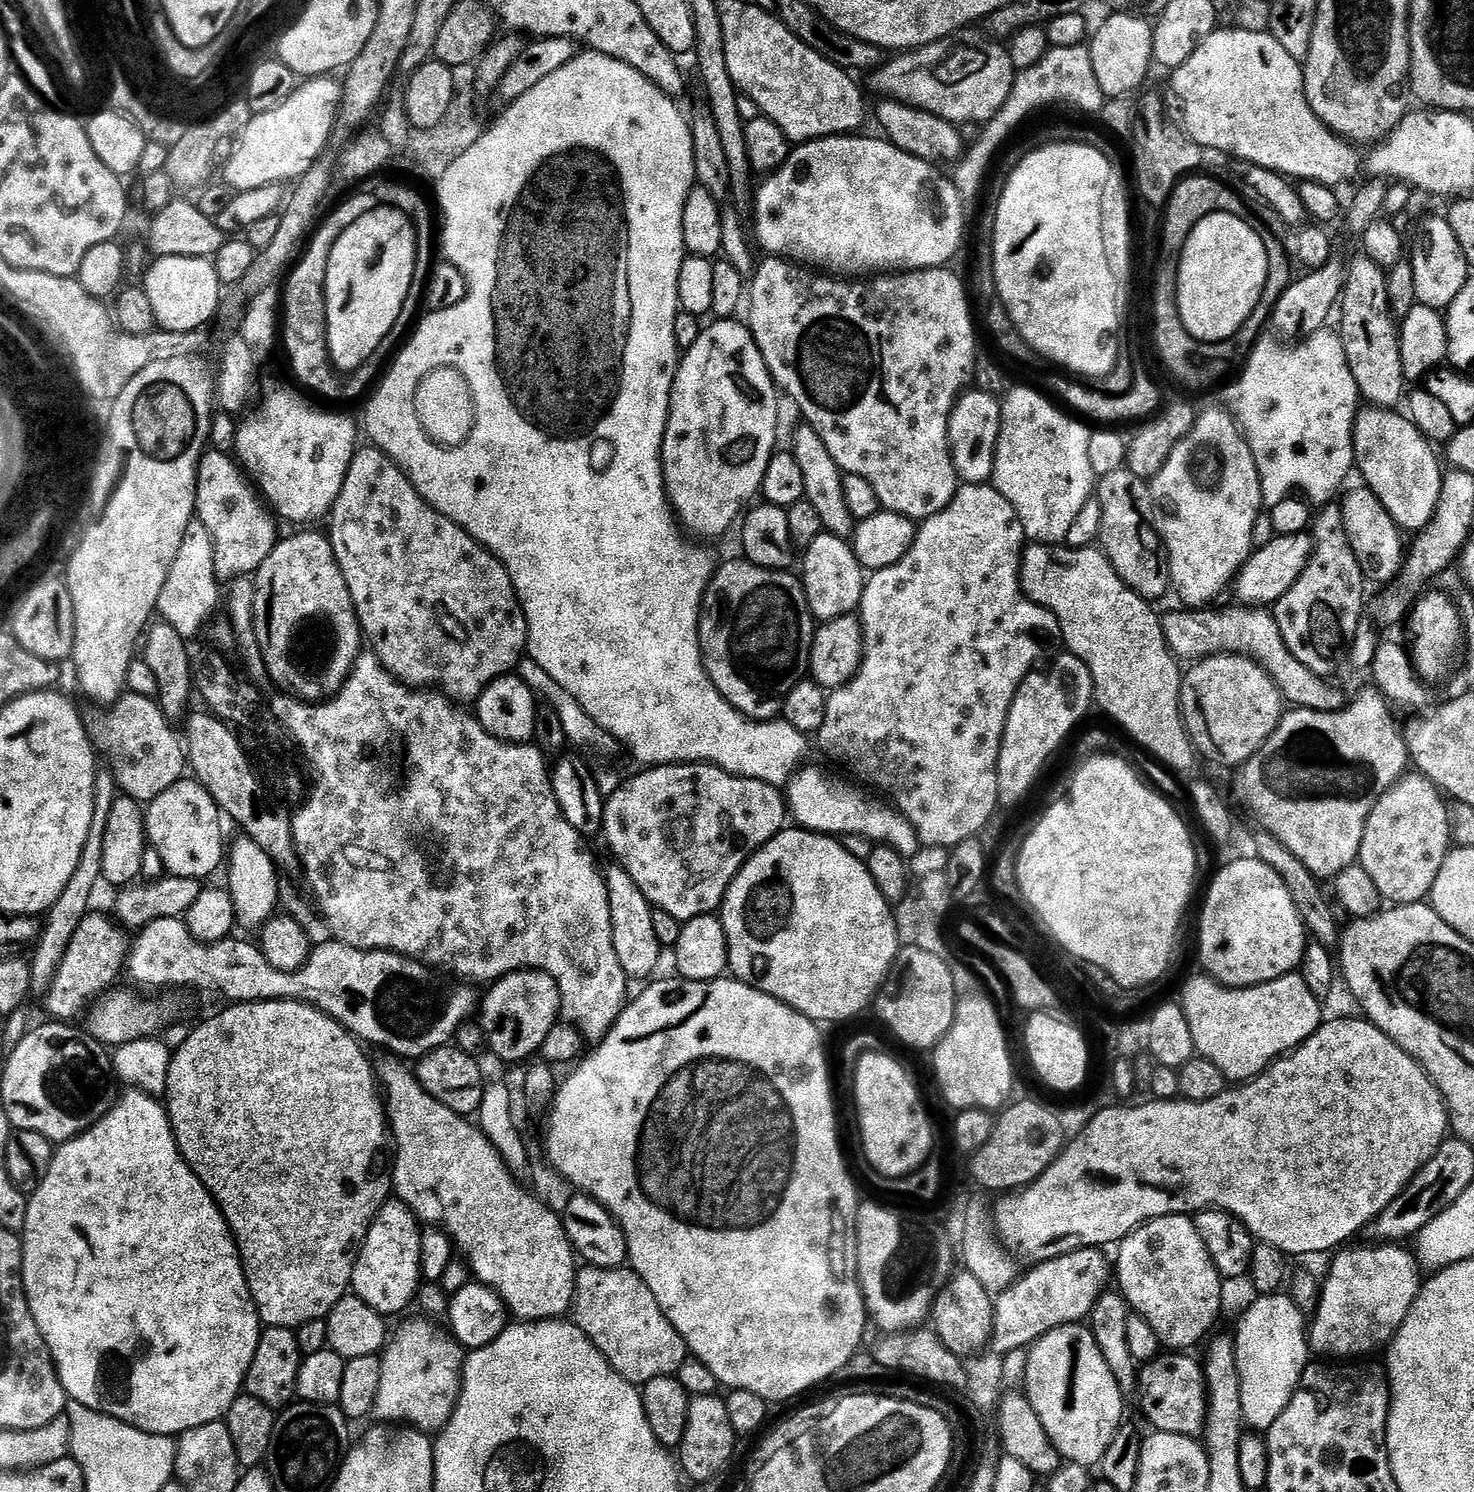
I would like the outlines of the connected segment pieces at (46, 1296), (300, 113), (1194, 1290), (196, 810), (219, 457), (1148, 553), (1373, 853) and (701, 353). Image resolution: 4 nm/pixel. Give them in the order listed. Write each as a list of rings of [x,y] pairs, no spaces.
[[[128,1090],[125,1093],[103,1120],[75,1140],[65,1140],[53,1151],[50,1170],[46,1178],[42,1178],[42,1186],[31,1193],[22,1233],[24,1293],[30,1314],[34,1314],[38,1330],[42,1330],[42,1338],[56,1363],[56,1373],[69,1400],[77,1400],[82,1406],[90,1406],[90,1410],[118,1418],[143,1432],[178,1438],[186,1430],[227,1417],[230,1406],[242,1394],[250,1362],[254,1362],[262,1321],[248,1289],[240,1249],[236,1247],[216,1199],[182,1158],[168,1120],[167,1107],[157,1097],[144,1092]]]
[[[308,78],[299,85],[298,90],[282,106],[266,112],[257,112],[244,131],[231,145],[232,153],[224,164],[224,180],[233,193],[258,190],[262,186],[296,182],[325,155],[324,147],[333,139],[337,111],[341,104],[342,84],[336,78]]]
[[[1177,1214],[1175,1216],[1163,1216],[1157,1220],[1149,1220],[1147,1224],[1137,1228],[1124,1240],[1121,1240],[1118,1245],[1116,1260],[1114,1256],[1114,1280],[1118,1285],[1119,1291],[1122,1293],[1125,1300],[1128,1301],[1128,1307],[1135,1315],[1146,1318],[1146,1322],[1150,1322],[1150,1327],[1154,1329],[1154,1334],[1158,1334],[1161,1345],[1168,1350],[1192,1350],[1192,1347],[1211,1330],[1216,1324],[1216,1319],[1220,1316],[1220,1307],[1224,1304],[1224,1287],[1225,1281],[1222,1279],[1220,1271],[1214,1266],[1214,1262],[1210,1258],[1210,1254],[1206,1250],[1206,1242],[1202,1242],[1202,1234],[1198,1234],[1196,1229],[1195,1219],[1189,1218],[1184,1214]]]
[[[185,778],[146,805],[144,829],[151,851],[161,855],[167,875],[204,882],[219,868],[221,871],[226,860],[224,828],[220,820],[222,813],[216,799],[197,780]]]
[[[208,450],[200,459],[200,473],[196,479],[196,510],[199,523],[204,524],[214,538],[216,578],[221,582],[236,582],[251,577],[276,549],[277,521],[253,481],[229,453]]]
[[[1127,466],[1114,470],[1114,474],[1099,477],[1094,489],[1095,499],[1102,506],[1102,526],[1100,527],[1099,547],[1108,555],[1108,561],[1118,570],[1118,578],[1130,586],[1141,598],[1149,602],[1157,602],[1170,592],[1168,574],[1168,551],[1164,548],[1164,539],[1158,534],[1152,523],[1152,499],[1148,489],[1149,481],[1138,478]]]
[[[1405,774],[1393,788],[1382,794],[1374,810],[1370,810],[1370,818],[1362,834],[1358,864],[1370,874],[1378,888],[1378,894],[1389,905],[1419,904],[1429,899],[1434,878],[1438,878],[1438,870],[1442,870],[1442,862],[1448,857],[1450,845],[1453,843],[1450,808],[1447,803],[1444,805],[1443,799],[1445,800],[1445,797],[1441,789],[1427,776]]]
[[[732,318],[712,322],[701,331],[698,342],[683,353],[672,387],[662,446],[664,489],[669,497],[680,496],[680,501],[675,501],[675,511],[683,514],[700,508],[700,524],[712,536],[726,531],[736,519],[737,523],[745,509],[757,499],[755,496],[764,486],[766,466],[778,448],[776,431],[780,428],[781,393],[751,331],[736,322]]]

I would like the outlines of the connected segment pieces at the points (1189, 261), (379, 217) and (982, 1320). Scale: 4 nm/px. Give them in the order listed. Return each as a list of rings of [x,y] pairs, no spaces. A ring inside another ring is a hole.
[[[1214,212],[1202,218],[1194,226],[1178,257],[1180,271],[1176,273],[1176,297],[1180,317],[1194,339],[1201,340],[1204,344],[1231,341],[1244,323],[1253,319],[1254,313],[1260,307],[1264,288],[1268,285],[1268,255],[1264,237],[1259,231],[1256,233],[1247,222],[1243,216],[1231,216],[1224,212]]]
[[[379,206],[370,214],[363,215],[334,242],[324,283],[328,319],[327,357],[333,369],[355,374],[367,360],[373,359],[380,352],[386,334],[392,332],[398,318],[404,315],[406,298],[413,295],[416,250],[416,225],[412,217],[396,207],[387,206]]]
[[[967,1270],[955,1273],[948,1281],[947,1287],[936,1298],[931,1319],[936,1320],[934,1331],[946,1348],[961,1358],[971,1358],[981,1355],[992,1343],[994,1330],[994,1303],[993,1293],[987,1292],[974,1278],[974,1274]]]

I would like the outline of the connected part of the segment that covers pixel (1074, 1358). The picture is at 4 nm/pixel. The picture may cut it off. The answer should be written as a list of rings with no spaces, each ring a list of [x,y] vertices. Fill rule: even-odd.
[[[1083,1323],[1058,1326],[1037,1340],[1028,1352],[1028,1365],[1024,1368],[1022,1383],[1029,1403],[1042,1420],[1050,1442],[1061,1457],[1069,1464],[1077,1464],[1089,1470],[1100,1466],[1106,1450],[1110,1450],[1110,1442],[1114,1442],[1120,1425],[1125,1423],[1126,1396],[1121,1392],[1114,1374],[1110,1374],[1110,1366],[1106,1366],[1106,1358],[1102,1358],[1102,1350],[1098,1350],[1098,1342],[1094,1342],[1091,1327]]]

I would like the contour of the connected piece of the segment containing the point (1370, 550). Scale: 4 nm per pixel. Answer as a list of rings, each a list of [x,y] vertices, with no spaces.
[[[1367,486],[1359,487],[1353,492],[1345,491],[1344,500],[1342,496],[1339,501],[1342,522],[1346,526],[1350,546],[1358,558],[1365,577],[1369,581],[1377,580],[1380,586],[1384,586],[1395,580],[1396,575],[1400,573],[1406,555],[1406,540],[1404,544],[1405,537],[1402,535],[1400,525],[1386,510],[1386,506],[1382,506],[1382,502],[1374,495],[1372,489]]]

